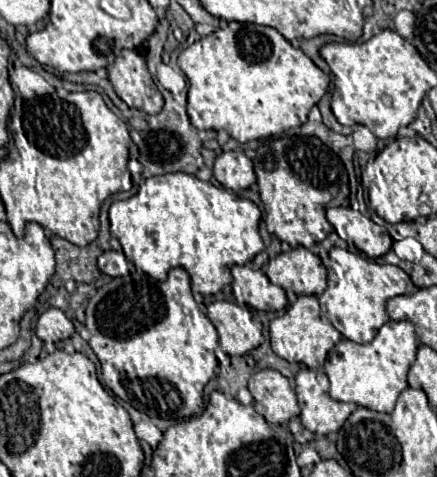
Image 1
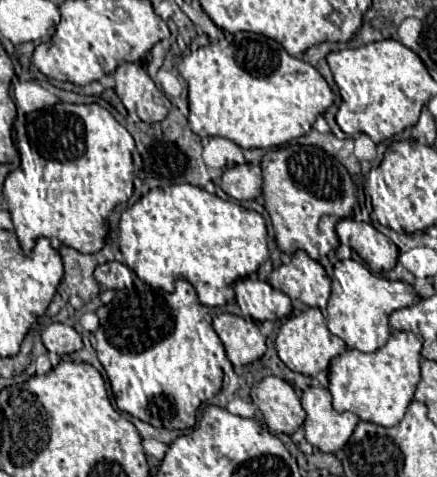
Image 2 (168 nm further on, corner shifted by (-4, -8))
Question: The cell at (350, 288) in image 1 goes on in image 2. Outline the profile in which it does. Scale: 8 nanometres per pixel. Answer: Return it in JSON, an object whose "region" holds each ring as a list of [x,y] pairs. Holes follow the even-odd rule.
{"region":[[[340,260],[334,266],[332,296],[328,300],[328,330],[342,338],[348,348],[360,352],[376,352],[390,338],[388,316],[398,310],[412,306],[416,292],[408,282],[394,282],[372,274],[364,264],[354,260]]]}

